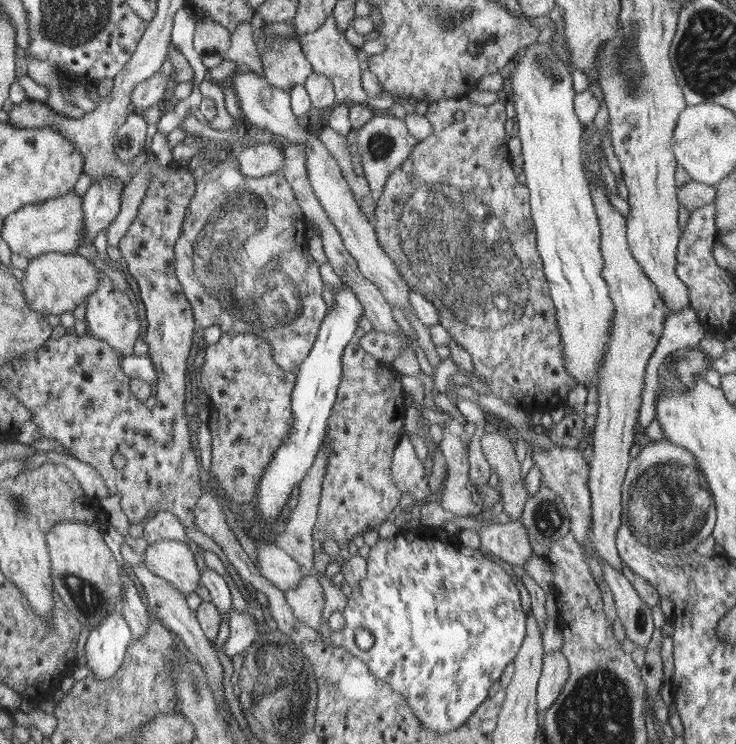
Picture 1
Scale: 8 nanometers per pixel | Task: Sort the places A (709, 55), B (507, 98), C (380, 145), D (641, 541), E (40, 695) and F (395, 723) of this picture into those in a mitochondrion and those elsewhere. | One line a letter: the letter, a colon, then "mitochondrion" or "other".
A: mitochondrion
B: other
C: mitochondrion
D: mitochondrion
E: other
F: mitochondrion

